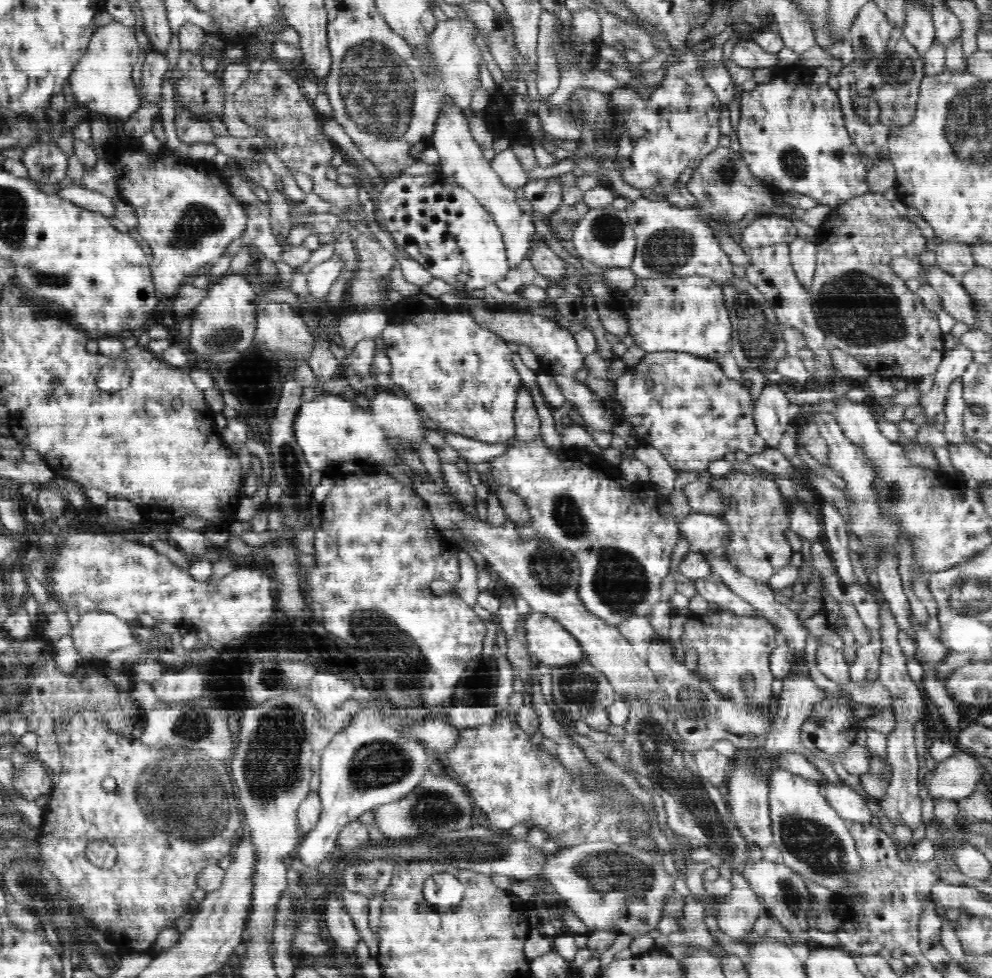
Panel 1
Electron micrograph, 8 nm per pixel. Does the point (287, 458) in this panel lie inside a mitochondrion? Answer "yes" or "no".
yes

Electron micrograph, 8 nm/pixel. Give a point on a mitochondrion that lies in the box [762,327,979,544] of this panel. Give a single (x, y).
(894, 494)

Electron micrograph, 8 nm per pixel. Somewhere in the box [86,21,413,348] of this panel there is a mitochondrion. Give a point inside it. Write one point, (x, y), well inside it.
(198, 220)

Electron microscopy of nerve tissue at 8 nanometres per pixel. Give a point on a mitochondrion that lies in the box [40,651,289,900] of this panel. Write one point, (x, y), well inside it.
(194, 820)

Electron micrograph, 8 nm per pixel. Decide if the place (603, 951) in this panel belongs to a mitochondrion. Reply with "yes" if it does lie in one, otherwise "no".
no

